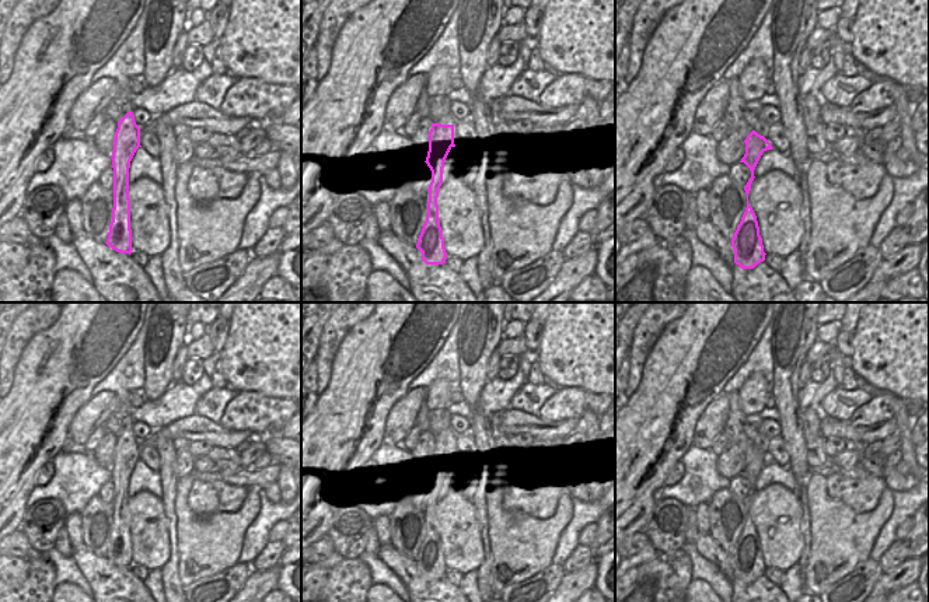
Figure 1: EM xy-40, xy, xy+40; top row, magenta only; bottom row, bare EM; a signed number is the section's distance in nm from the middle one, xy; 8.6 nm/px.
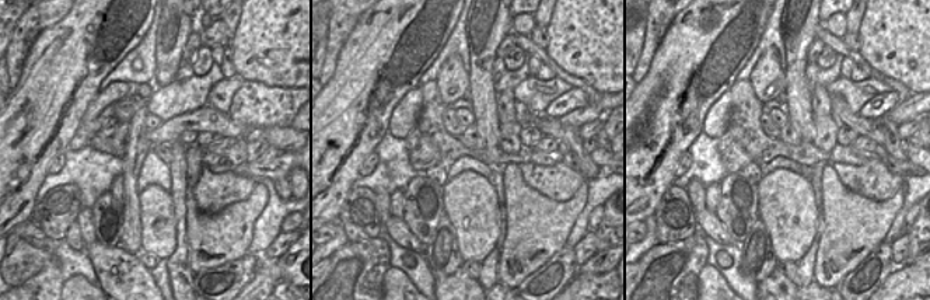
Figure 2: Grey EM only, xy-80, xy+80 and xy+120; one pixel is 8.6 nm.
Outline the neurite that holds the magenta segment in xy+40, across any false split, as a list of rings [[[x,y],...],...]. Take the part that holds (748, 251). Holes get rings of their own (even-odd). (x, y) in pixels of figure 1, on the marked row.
[[[755,130],[747,136],[744,143],[745,154],[740,162],[744,162],[750,168],[751,178],[744,186],[747,195],[747,207],[731,238],[731,246],[734,249],[734,263],[741,269],[754,269],[758,263],[765,260],[766,253],[764,252],[757,216],[752,207],[748,204],[748,193],[755,178],[754,169],[762,153],[772,150],[773,147],[764,136],[758,134]]]

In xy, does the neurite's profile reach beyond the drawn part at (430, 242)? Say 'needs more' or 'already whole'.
already whole

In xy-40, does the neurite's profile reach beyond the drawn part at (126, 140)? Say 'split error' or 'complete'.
complete

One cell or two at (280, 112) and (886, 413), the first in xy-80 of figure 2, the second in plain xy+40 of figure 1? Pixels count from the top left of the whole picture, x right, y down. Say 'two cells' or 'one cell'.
one cell

